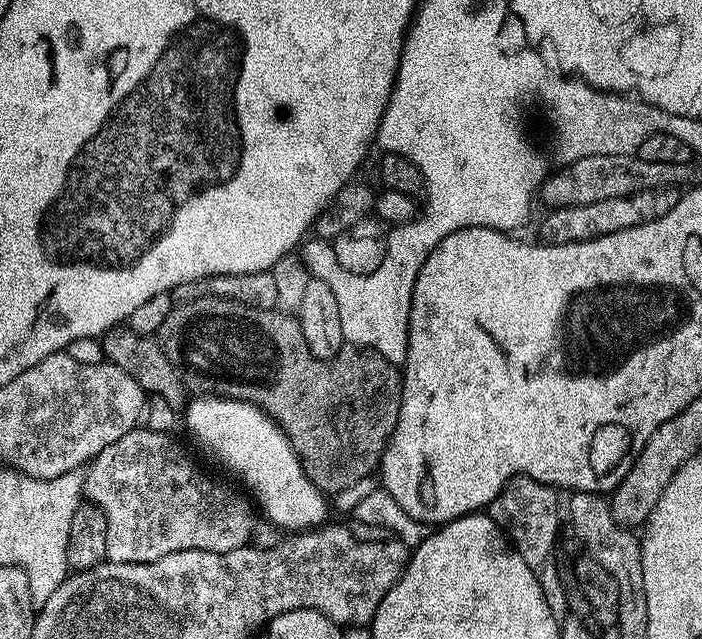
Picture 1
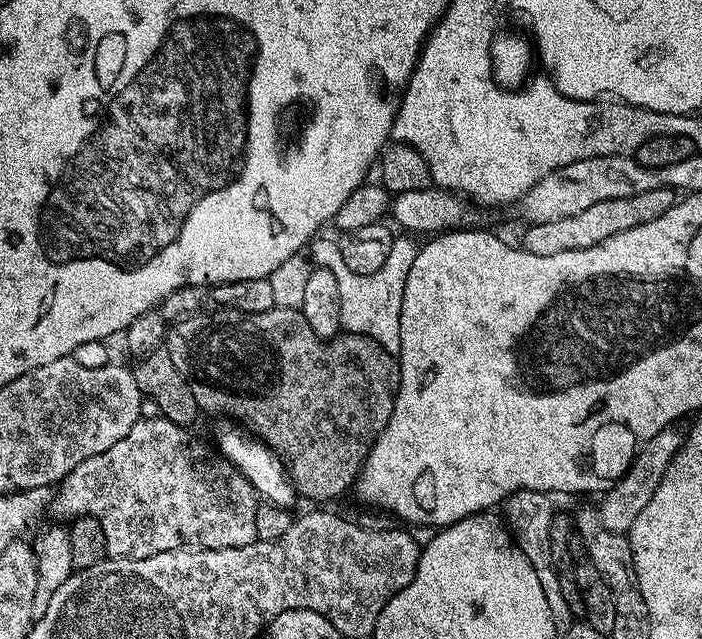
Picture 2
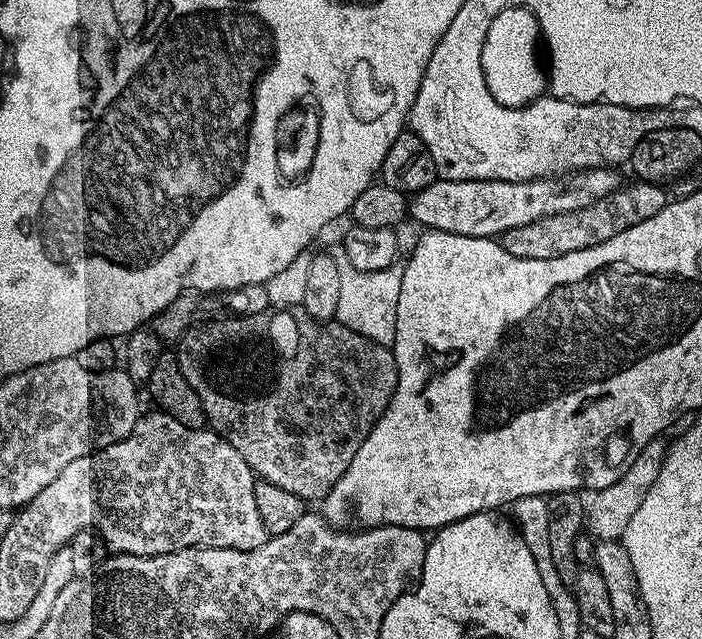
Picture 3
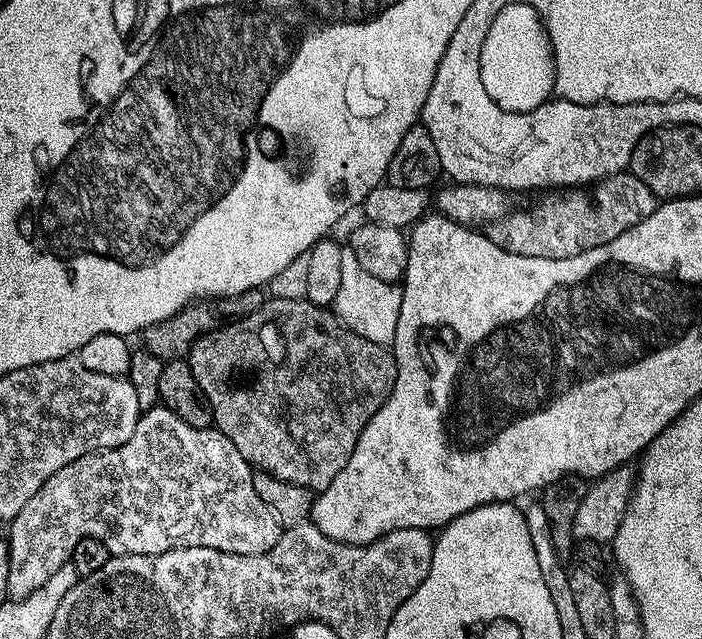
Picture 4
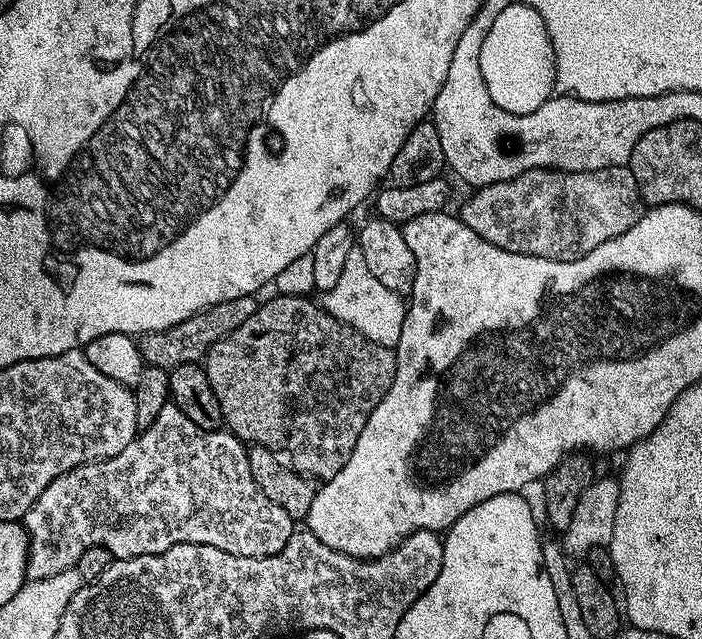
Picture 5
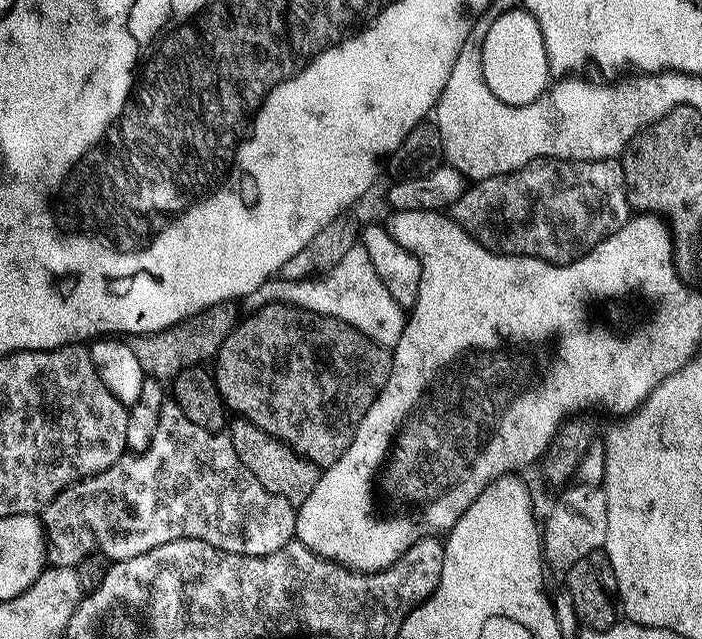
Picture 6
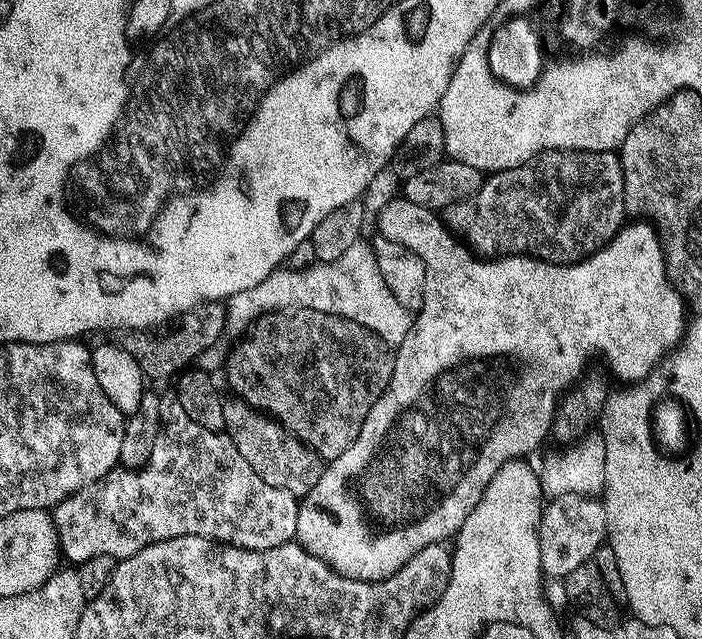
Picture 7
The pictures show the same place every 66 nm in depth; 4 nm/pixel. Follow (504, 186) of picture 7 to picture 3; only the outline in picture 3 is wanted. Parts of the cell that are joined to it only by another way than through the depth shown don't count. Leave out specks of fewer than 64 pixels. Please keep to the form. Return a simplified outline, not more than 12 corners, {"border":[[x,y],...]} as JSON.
{"border":[[659,184],[621,186],[585,209],[502,236],[514,258],[598,246],[670,202]]}

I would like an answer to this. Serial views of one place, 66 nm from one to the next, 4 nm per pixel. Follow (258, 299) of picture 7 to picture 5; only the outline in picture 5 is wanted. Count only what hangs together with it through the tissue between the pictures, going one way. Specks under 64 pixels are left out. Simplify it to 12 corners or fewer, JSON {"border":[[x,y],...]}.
{"border":[[359,250],[323,293],[331,316],[395,349],[405,301]]}

